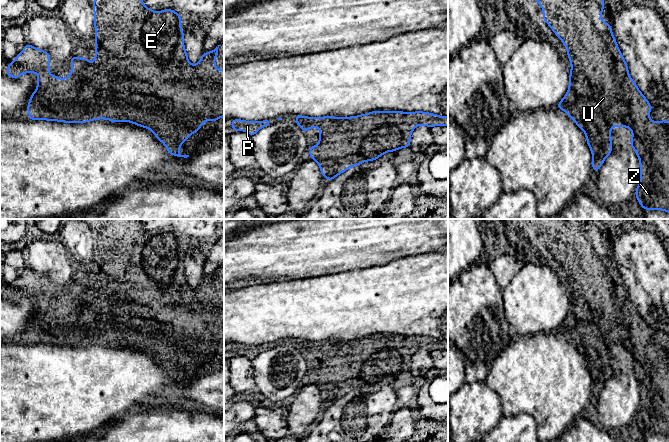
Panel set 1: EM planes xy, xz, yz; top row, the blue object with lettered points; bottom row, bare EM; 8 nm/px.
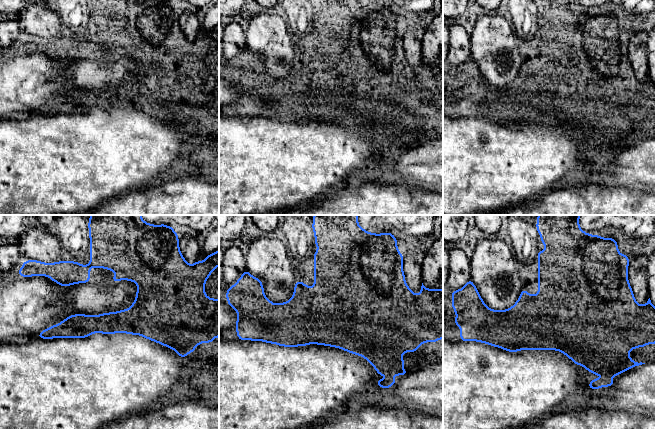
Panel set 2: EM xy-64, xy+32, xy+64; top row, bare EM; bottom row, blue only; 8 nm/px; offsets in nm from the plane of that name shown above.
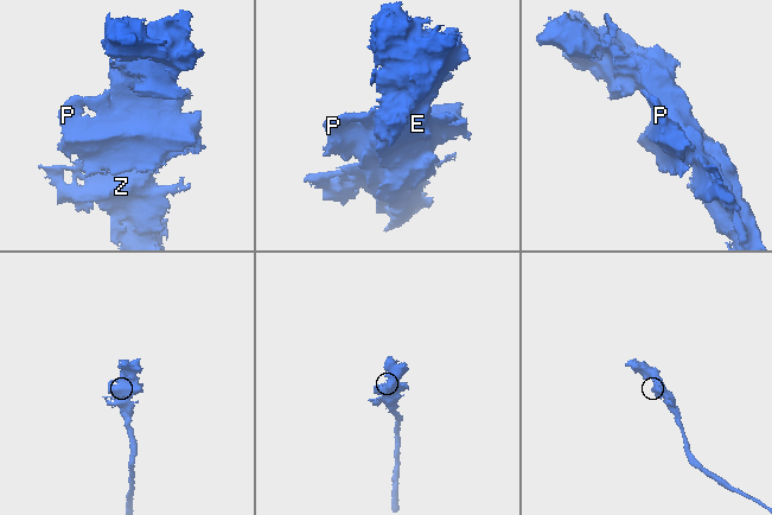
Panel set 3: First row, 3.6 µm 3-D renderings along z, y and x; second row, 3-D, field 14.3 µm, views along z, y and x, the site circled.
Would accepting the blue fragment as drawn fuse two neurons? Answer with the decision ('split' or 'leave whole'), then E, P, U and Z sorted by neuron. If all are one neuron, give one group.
leave whole; groups E P U Z

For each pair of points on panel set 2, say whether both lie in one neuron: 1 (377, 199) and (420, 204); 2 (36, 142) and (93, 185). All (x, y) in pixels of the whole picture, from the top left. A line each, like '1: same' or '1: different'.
1: same
2: same

